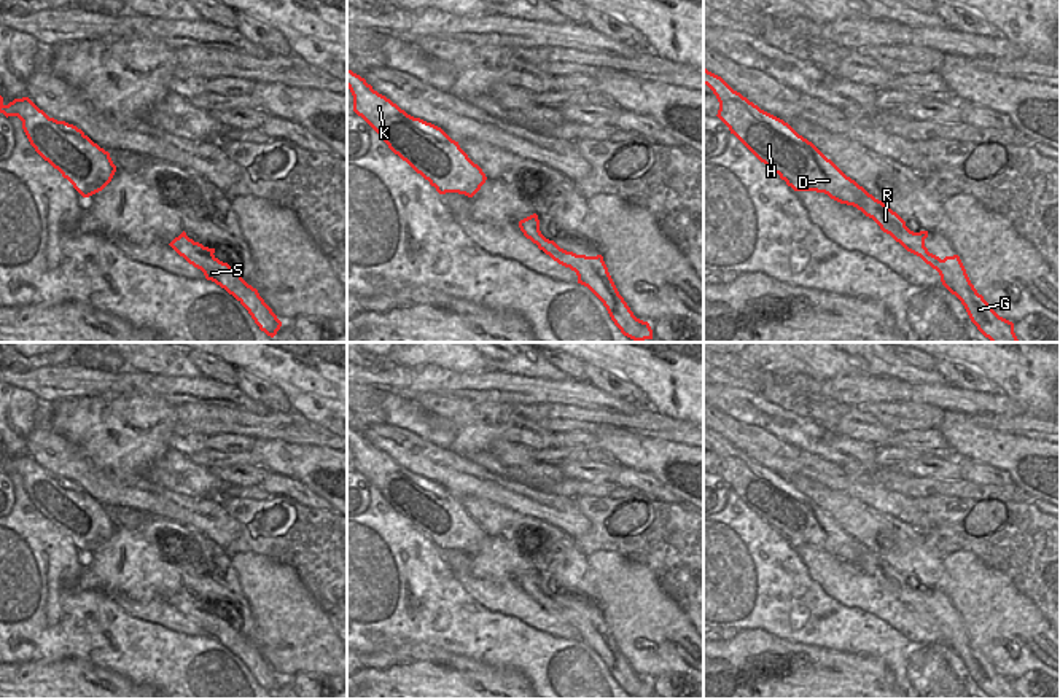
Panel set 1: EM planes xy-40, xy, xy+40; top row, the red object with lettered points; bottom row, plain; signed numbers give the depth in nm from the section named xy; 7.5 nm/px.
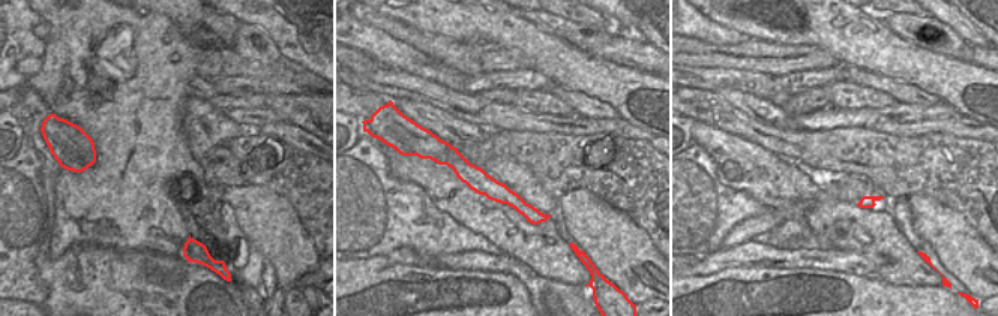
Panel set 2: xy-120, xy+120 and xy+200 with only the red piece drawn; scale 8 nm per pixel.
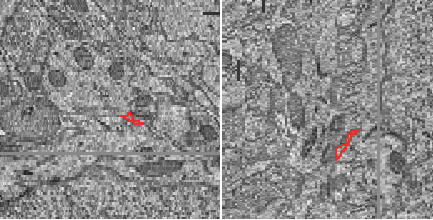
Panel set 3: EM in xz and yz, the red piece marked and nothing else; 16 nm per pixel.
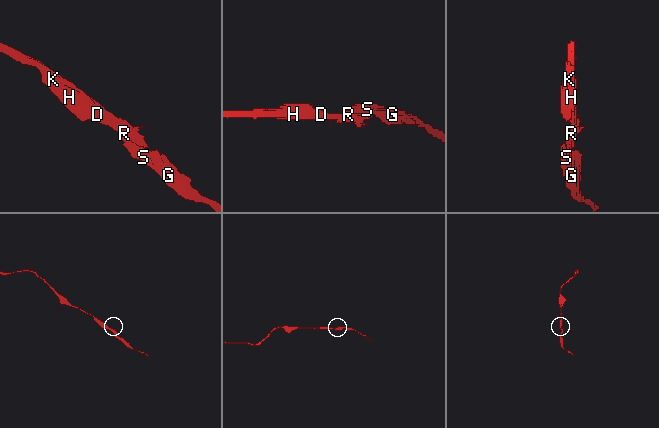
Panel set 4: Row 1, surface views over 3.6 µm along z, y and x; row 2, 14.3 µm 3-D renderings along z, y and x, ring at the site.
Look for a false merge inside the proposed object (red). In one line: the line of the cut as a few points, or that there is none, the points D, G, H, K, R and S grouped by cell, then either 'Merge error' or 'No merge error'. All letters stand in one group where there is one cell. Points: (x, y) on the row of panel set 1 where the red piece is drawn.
No split. Groups: D G H K R S. No merge error

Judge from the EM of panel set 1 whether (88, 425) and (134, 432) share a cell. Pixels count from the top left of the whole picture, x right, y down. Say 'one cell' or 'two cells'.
one cell

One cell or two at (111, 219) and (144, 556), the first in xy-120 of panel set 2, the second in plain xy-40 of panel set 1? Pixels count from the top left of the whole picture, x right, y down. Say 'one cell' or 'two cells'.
one cell

